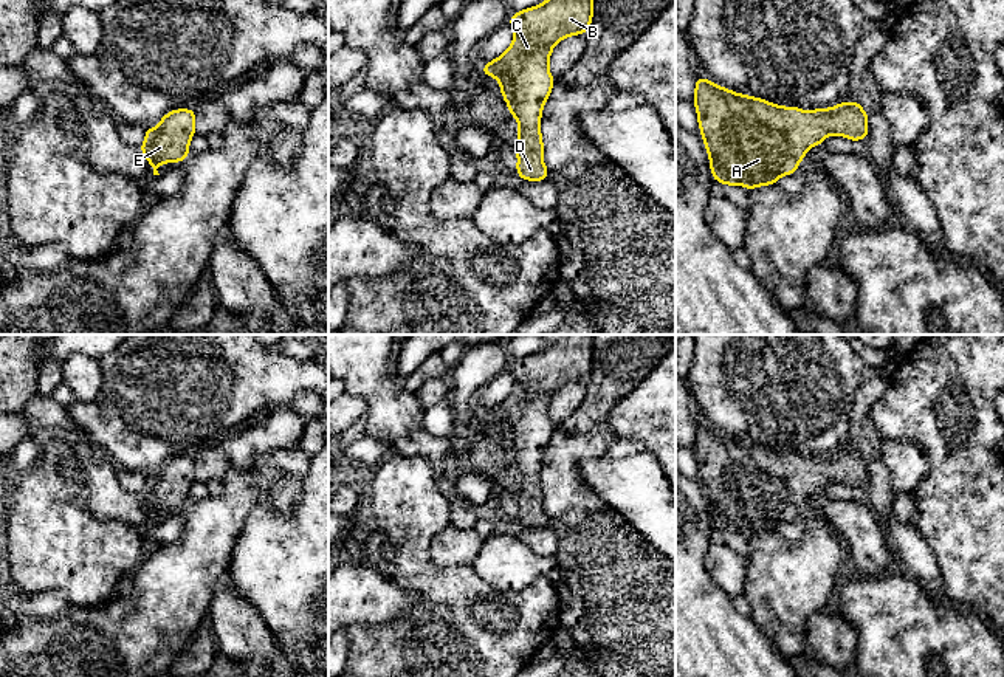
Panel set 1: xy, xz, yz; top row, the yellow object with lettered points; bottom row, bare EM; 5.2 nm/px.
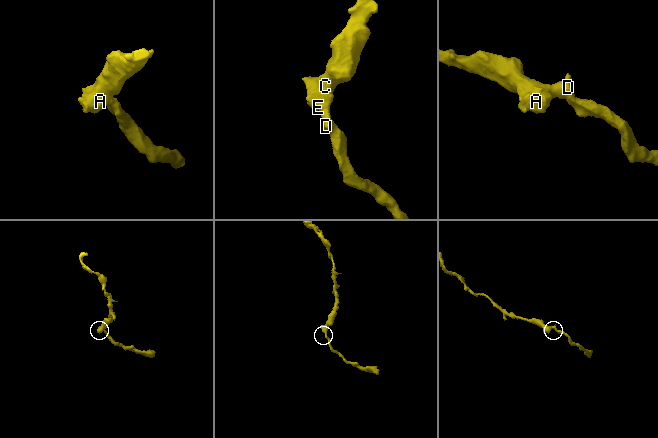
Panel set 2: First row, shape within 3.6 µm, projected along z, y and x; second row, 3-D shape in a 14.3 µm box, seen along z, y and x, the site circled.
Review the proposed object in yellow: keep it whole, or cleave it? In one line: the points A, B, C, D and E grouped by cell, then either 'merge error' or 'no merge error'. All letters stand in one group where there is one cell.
groups A B C D E; no merge error

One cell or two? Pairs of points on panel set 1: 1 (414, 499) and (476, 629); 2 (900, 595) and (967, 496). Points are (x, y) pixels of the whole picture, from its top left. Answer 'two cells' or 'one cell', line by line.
1: one cell
2: two cells

